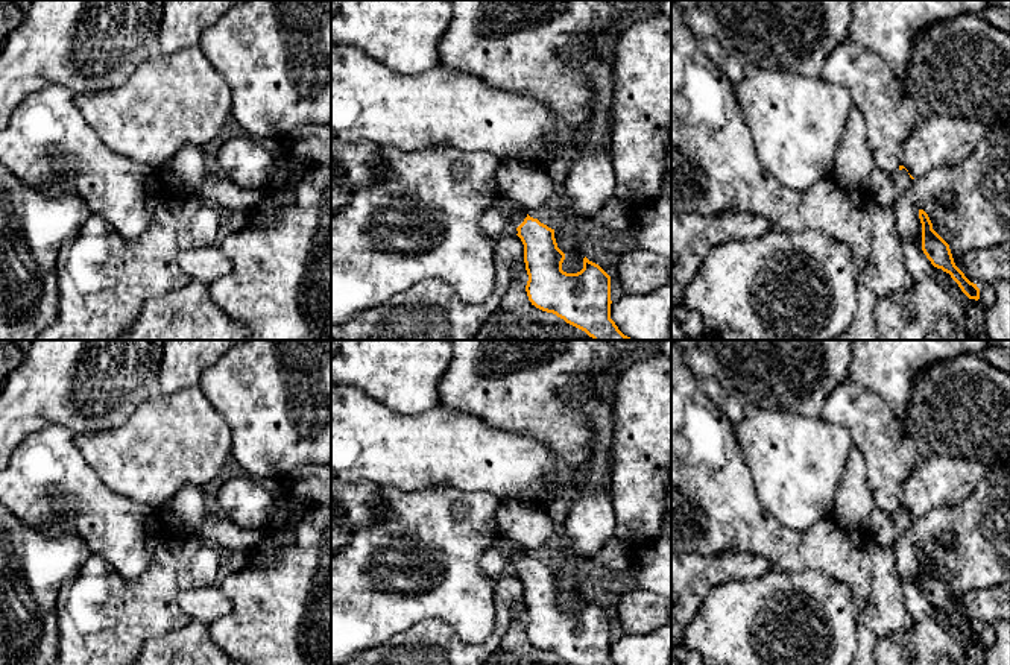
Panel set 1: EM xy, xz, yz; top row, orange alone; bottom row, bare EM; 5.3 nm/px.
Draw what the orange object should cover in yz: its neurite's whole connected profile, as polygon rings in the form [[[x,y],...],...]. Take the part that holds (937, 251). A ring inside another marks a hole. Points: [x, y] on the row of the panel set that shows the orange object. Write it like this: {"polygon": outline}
{"polygon": [[[919,210],[919,219],[922,223],[922,251],[926,258],[934,267],[949,273],[969,299],[978,301],[980,288],[955,266],[949,244],[933,229],[933,223],[923,210]]]}

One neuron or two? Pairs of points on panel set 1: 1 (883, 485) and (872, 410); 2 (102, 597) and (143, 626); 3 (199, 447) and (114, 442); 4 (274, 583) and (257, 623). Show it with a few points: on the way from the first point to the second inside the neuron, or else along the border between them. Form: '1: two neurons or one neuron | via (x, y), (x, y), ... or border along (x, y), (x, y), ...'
1: one neuron | via (883, 466), (883, 439), (875, 428)
2: one neuron | via (113, 608), (119, 614), (132, 615)
3: one neuron | via (178, 447), (135, 447)
4: one neuron | via (274, 592), (274, 606), (266, 614)

